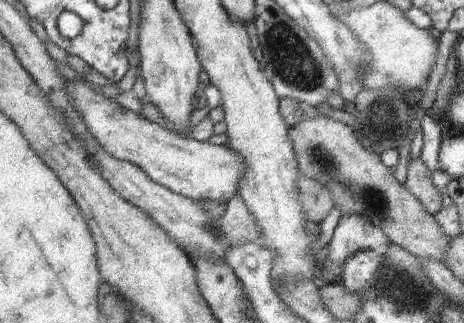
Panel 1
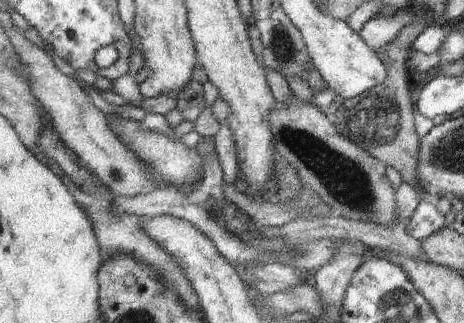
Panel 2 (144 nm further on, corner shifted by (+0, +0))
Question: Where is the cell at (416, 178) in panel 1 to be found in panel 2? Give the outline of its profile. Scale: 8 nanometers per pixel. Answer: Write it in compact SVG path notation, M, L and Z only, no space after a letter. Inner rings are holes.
M411 8L411 12L417 14L415 22L403 26L399 30L399 34L395 36L393 44L387 44L383 48L383 60L385 60L385 68L387 68L387 78L383 80L383 84L373 86L371 90L363 92L357 98L345 100L341 104L341 108L333 114L331 124L337 126L339 134L343 134L345 138L349 138L357 146L361 146L373 158L381 160L387 166L393 166L399 172L403 184L409 184L415 190L419 202L421 200L429 202L431 198L421 188L419 174L417 174L417 166L419 166L419 136L415 134L415 128L413 128L413 102L409 98L411 96L409 94L409 86L411 84L409 84L407 60L409 60L409 48L411 48L413 40L425 30L425 26L435 24L435 20L433 20L433 16L427 16L421 10L415 12Z

